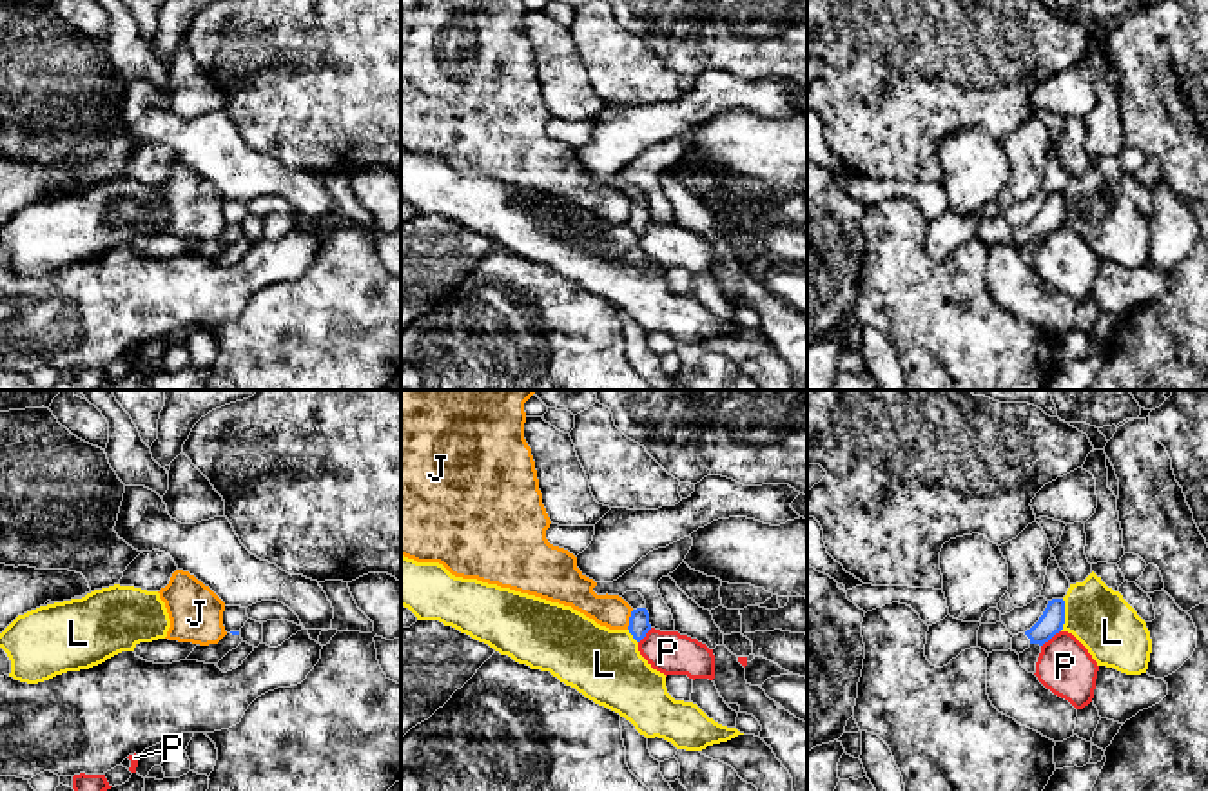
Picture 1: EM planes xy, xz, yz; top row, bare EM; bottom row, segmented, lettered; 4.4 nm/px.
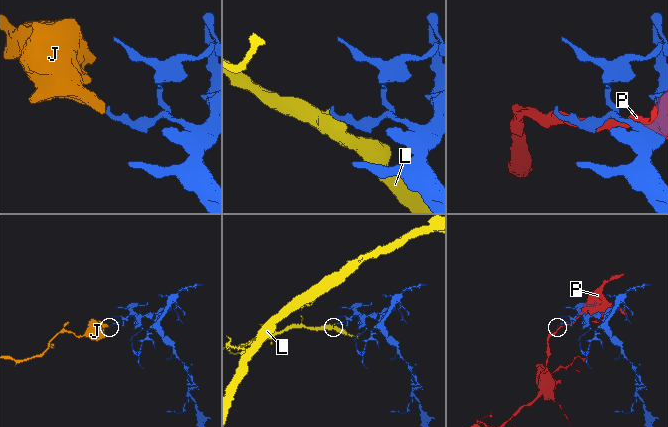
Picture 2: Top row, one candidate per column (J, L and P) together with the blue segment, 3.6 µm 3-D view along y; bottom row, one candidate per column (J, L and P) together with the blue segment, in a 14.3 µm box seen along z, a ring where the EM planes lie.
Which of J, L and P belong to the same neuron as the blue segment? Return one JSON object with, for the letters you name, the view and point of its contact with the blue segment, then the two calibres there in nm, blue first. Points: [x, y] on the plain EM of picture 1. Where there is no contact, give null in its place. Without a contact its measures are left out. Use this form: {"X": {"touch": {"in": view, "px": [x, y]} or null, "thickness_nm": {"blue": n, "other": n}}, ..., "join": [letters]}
{"join": []}

